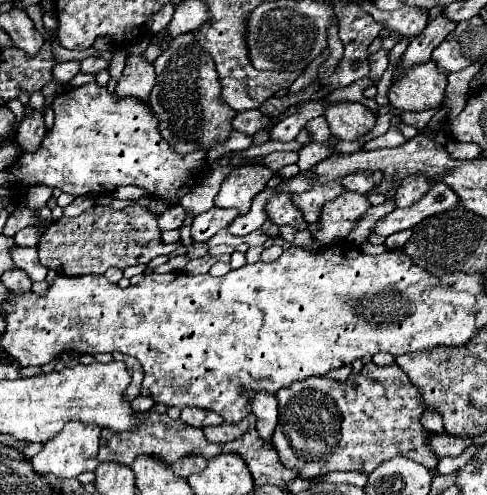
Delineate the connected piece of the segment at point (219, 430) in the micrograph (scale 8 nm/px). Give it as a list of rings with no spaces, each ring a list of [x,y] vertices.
[[[249,414],[239,424],[219,424],[219,426],[213,426],[213,428],[203,428],[203,432],[205,432],[209,442],[225,444],[225,442],[231,442],[231,440],[237,440],[243,432],[253,430],[253,428],[255,428],[255,416]]]

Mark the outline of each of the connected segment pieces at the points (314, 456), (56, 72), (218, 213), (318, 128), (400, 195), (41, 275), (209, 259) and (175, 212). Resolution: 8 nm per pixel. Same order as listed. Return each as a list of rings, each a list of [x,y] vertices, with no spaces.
[[[369,362],[357,376],[351,374],[345,382],[331,382],[323,376],[313,376],[309,380],[295,382],[289,388],[281,388],[277,392],[277,400],[279,424],[275,428],[271,444],[277,450],[281,464],[285,464],[285,468],[297,470],[299,478],[317,478],[333,470],[353,470],[369,474],[381,462],[391,460],[393,456],[411,458],[427,468],[437,466],[437,458],[425,446],[425,432],[419,422],[427,406],[421,402],[419,390],[411,384],[411,380],[399,366],[381,368]]]
[[[61,62],[51,68],[53,80],[59,84],[67,84],[79,72],[79,62]]]
[[[213,206],[211,210],[197,214],[195,222],[191,226],[191,240],[193,242],[205,242],[209,240],[215,232],[219,232],[221,228],[227,228],[227,224],[237,216],[239,212],[235,212],[233,208],[217,208]]]
[[[317,116],[317,118],[313,118],[311,122],[305,124],[303,130],[309,132],[311,142],[327,142],[327,138],[329,138],[329,134],[331,134],[325,116]]]
[[[411,176],[407,178],[401,188],[397,190],[395,198],[397,198],[397,206],[409,206],[413,204],[415,200],[419,200],[425,192],[429,190],[429,184],[423,176]]]
[[[13,248],[13,262],[31,278],[31,282],[43,282],[47,276],[47,268],[39,264],[37,248]]]
[[[213,256],[191,258],[191,260],[187,262],[187,266],[183,268],[183,272],[187,272],[187,274],[205,274],[215,262],[217,262],[217,258],[213,258]]]
[[[171,206],[171,208],[167,208],[167,210],[159,216],[159,228],[161,228],[161,232],[181,228],[183,218],[185,218],[183,206]]]

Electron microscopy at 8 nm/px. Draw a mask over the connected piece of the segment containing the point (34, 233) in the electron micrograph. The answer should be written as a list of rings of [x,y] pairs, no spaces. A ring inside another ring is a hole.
[[[27,226],[15,234],[15,240],[21,246],[37,246],[41,232],[43,232],[43,228],[39,228],[39,226]]]

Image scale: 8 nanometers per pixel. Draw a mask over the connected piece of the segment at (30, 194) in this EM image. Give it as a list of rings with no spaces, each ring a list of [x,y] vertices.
[[[33,186],[33,188],[29,188],[27,194],[25,194],[25,204],[27,204],[29,208],[41,210],[41,208],[47,206],[49,198],[51,198],[51,188],[47,188],[47,186]]]

